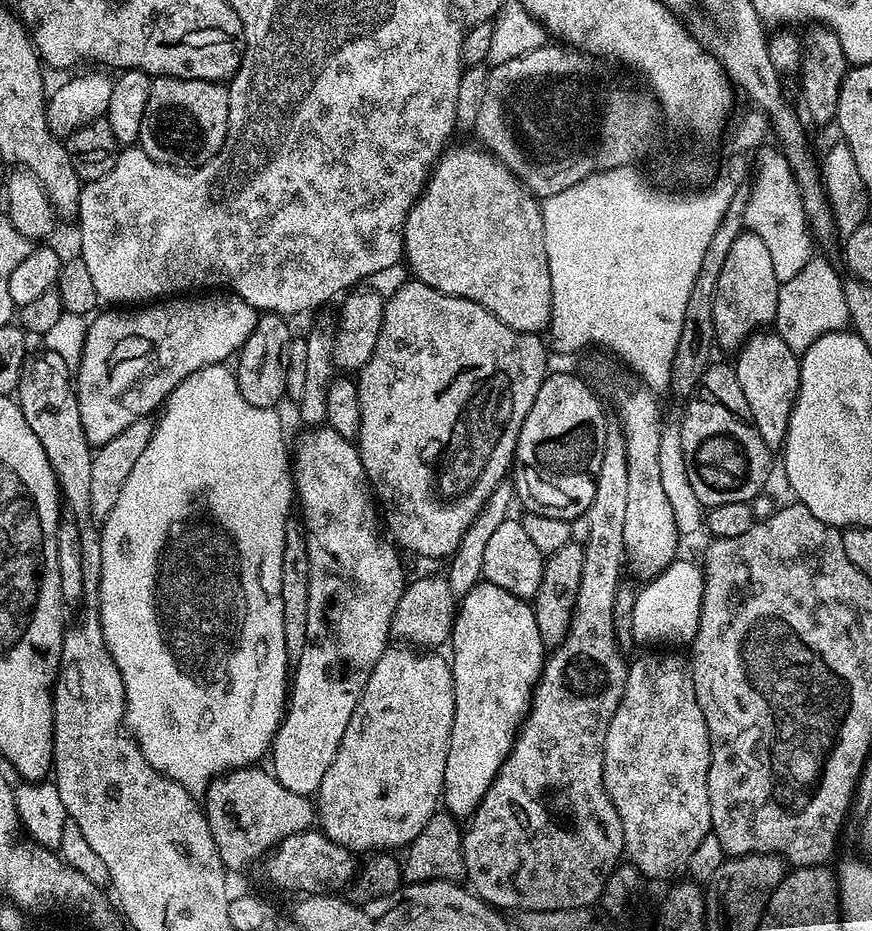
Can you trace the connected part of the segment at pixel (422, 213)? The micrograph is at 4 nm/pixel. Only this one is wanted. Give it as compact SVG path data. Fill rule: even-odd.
M475 143L454 144L441 152L428 183L406 218L403 259L406 264L408 260L415 279L434 286L434 290L442 290L444 296L461 296L478 302L478 306L490 310L494 318L516 332L543 333L543 328L545 331L552 322L552 283L542 230L541 201L495 154Z

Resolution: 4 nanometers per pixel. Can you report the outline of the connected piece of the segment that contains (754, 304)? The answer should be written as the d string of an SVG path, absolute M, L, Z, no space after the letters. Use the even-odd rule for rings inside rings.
M740 232L731 243L716 284L713 300L715 343L736 350L753 332L771 325L778 308L780 288L781 283L774 276L773 262L765 243L756 233Z

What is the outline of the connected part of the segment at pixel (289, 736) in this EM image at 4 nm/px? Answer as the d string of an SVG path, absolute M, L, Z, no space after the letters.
M327 426L309 427L291 449L290 463L294 496L308 538L310 610L306 610L306 646L295 661L284 719L272 740L270 771L286 790L311 797L319 792L322 778L326 778L334 754L338 754L342 734L346 734L346 726L350 726L350 718L362 698L366 682L370 682L374 666L378 666L378 658L382 658L390 646L394 610L404 593L406 577L400 565L401 553L380 537L382 524L378 519L374 489L362 466L360 449L353 441L342 438L342 434Z

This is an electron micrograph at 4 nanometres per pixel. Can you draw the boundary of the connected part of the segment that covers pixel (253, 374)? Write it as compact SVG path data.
M277 312L263 313L257 319L250 338L246 338L246 342L240 347L238 359L234 364L236 385L242 398L246 398L250 406L276 408L279 400L285 399L286 374L290 366L290 346L294 339L294 333L288 324L291 323Z

